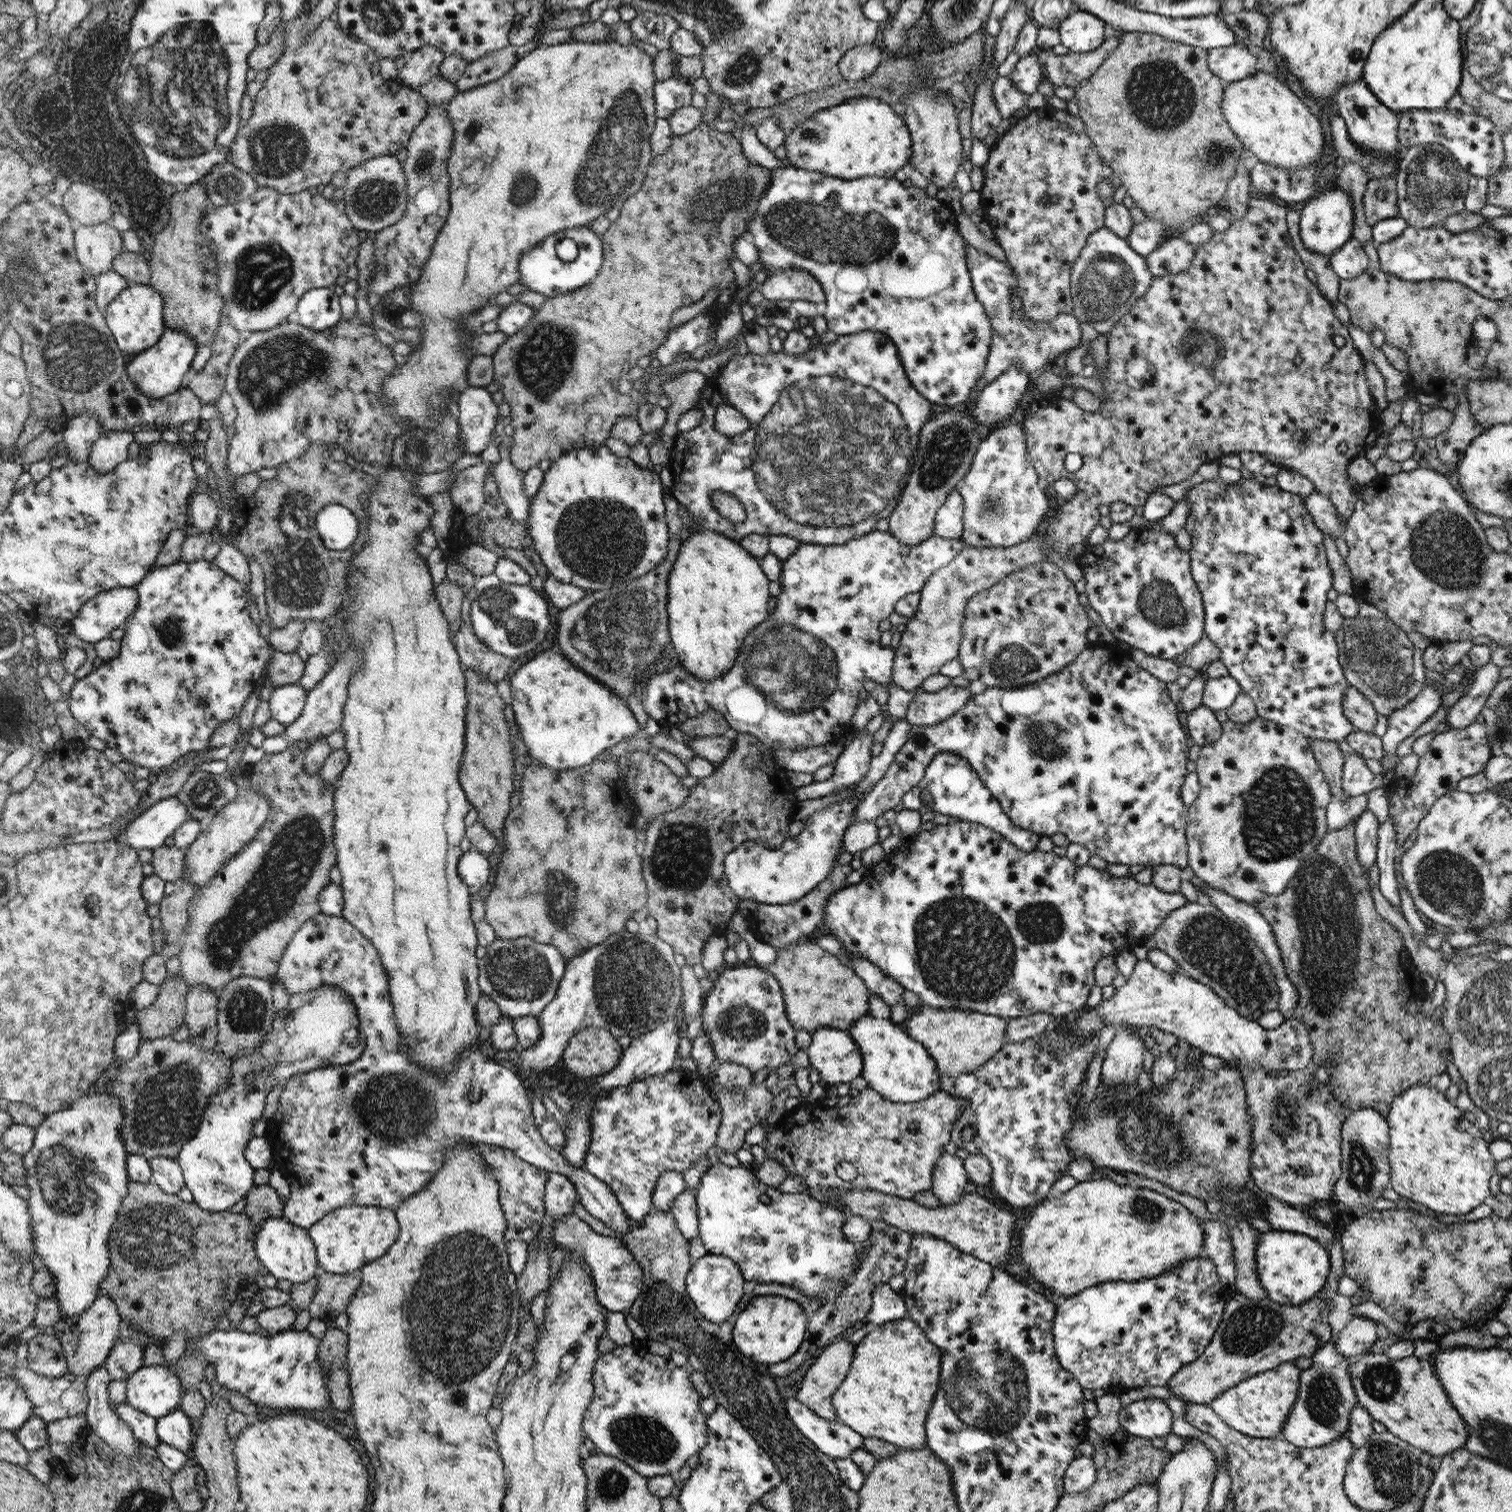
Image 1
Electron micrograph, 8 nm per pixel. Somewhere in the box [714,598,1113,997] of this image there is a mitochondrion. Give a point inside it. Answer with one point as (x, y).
(791, 673)

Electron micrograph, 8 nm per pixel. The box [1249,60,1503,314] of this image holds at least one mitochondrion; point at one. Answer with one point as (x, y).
(1433, 186)

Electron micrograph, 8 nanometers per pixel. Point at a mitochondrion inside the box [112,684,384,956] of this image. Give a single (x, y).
(204, 794)

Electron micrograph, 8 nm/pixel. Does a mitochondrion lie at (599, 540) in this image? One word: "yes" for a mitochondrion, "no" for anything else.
yes

